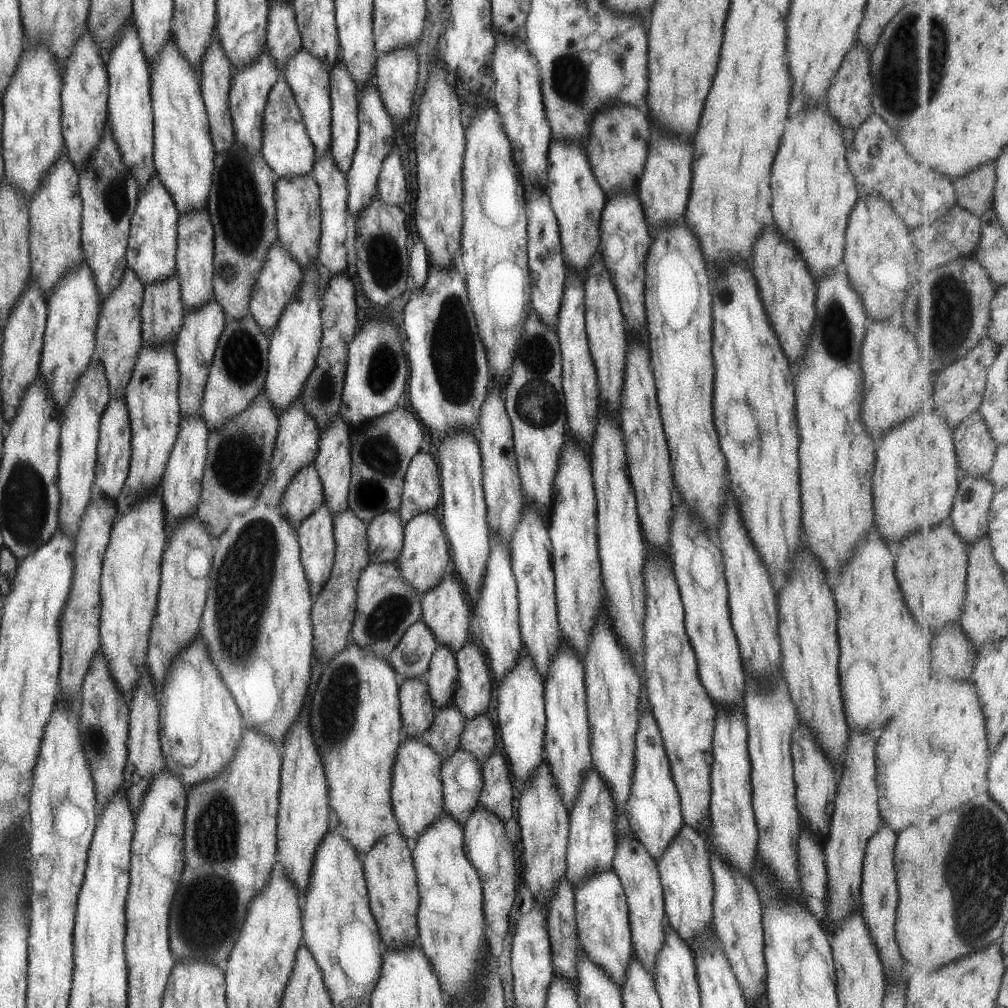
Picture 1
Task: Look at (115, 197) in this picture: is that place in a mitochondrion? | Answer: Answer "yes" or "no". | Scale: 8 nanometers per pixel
yes

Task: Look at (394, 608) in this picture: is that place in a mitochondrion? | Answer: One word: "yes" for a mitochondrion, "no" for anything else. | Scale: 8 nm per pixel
yes

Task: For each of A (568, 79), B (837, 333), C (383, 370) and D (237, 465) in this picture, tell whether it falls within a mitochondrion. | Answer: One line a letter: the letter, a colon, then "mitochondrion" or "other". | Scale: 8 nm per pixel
A: mitochondrion
B: mitochondrion
C: mitochondrion
D: mitochondrion

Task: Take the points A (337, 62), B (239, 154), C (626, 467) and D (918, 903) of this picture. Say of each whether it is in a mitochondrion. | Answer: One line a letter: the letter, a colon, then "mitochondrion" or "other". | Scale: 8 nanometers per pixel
A: other
B: mitochondrion
C: other
D: other

